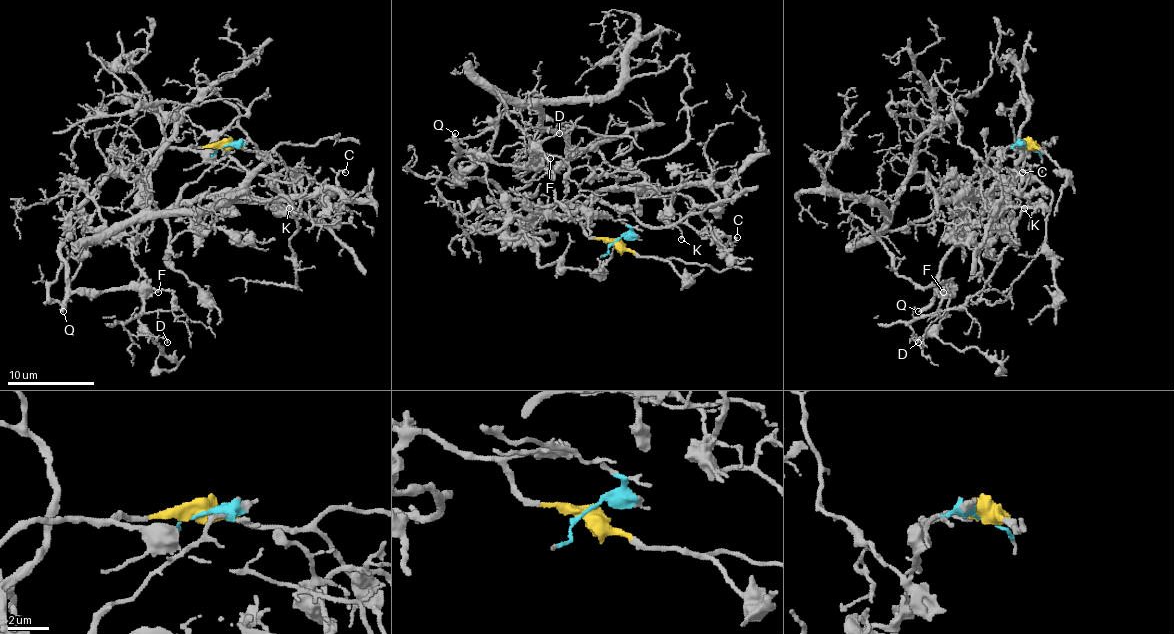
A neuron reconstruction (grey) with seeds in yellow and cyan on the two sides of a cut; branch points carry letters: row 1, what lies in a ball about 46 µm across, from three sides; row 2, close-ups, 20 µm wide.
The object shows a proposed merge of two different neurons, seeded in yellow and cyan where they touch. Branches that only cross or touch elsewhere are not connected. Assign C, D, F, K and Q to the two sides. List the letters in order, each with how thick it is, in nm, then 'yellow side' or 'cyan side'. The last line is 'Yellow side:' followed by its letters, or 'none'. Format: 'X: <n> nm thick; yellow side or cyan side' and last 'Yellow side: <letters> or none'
C: 150 nm thick; cyan side
D: 160 nm thick; yellow side
F: 160 nm thick; yellow side
K: 110 nm thick; cyan side
Q: 320 nm thick; yellow side
Yellow side: D, F, Q

